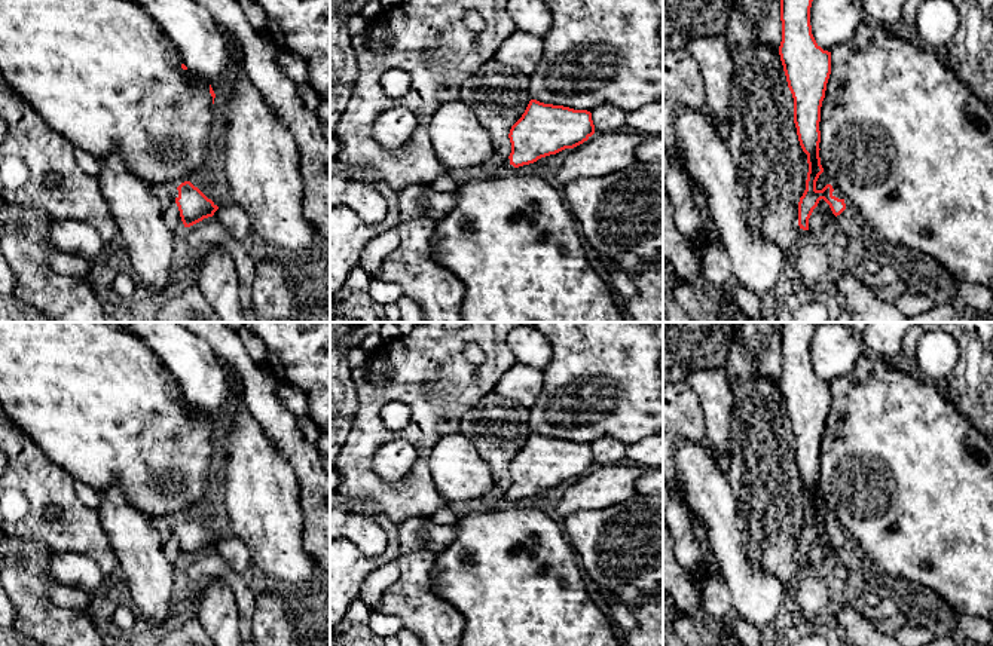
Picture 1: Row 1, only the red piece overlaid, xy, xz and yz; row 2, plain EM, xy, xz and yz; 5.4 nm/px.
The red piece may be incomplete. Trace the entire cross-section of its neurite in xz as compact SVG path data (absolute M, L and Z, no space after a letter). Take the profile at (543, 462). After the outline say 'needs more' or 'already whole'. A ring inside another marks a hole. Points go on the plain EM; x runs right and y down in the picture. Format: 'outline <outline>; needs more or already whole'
outline M531 432L510 462L510 489L498 496L502 502L513 503L565 481L574 481L593 466L590 444Z; needs more

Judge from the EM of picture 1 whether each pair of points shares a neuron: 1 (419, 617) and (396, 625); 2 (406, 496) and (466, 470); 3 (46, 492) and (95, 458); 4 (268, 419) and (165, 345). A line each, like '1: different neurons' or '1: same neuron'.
1: different neurons
2: different neurons
3: different neurons
4: different neurons

